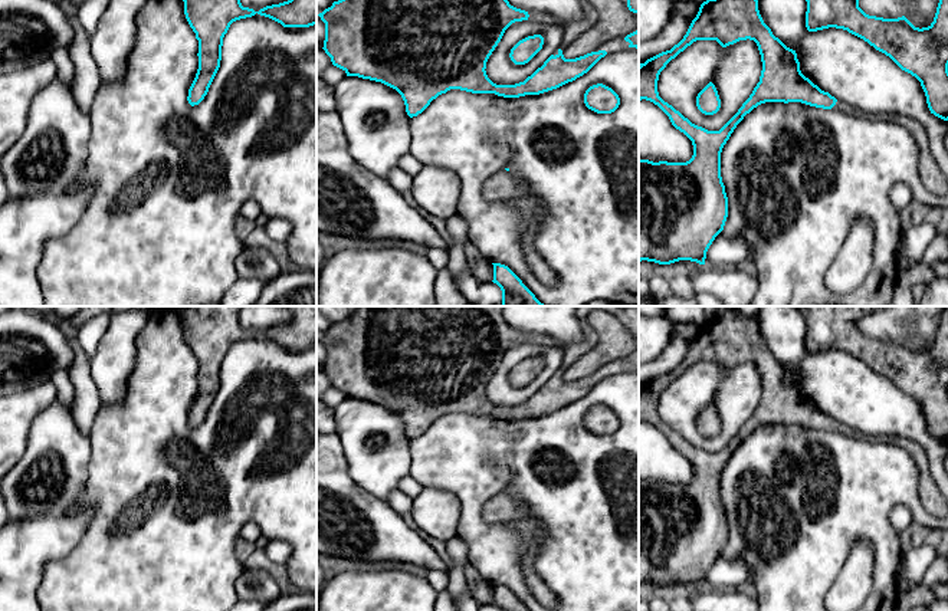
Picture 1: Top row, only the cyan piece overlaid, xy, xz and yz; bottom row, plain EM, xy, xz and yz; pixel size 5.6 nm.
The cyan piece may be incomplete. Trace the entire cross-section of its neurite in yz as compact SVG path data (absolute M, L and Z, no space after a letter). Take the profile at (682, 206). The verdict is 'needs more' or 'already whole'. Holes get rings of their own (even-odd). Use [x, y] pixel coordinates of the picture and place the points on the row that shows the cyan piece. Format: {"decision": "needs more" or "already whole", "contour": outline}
{"decision": "needs more", "contour": "M758 0L703 1L678 45L639 65L642 99L657 105L693 145L693 155L686 162L639 158L639 262L659 265L679 260L705 265L706 252L728 217L721 152L737 125L754 108L765 102L801 102L857 114L847 102L821 91L801 73L796 50L787 47L764 23ZM747 39L757 43L761 55L760 82L719 131L692 124L659 96L660 72L693 42L716 40L726 47Z"}

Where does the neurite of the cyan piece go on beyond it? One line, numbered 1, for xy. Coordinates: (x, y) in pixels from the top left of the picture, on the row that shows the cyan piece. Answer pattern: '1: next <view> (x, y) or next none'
1: next none

